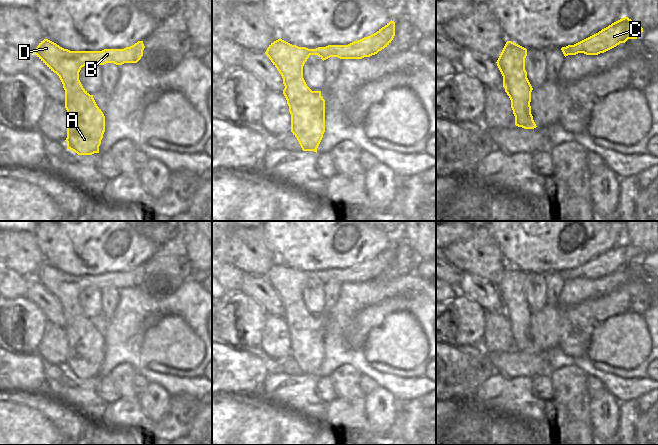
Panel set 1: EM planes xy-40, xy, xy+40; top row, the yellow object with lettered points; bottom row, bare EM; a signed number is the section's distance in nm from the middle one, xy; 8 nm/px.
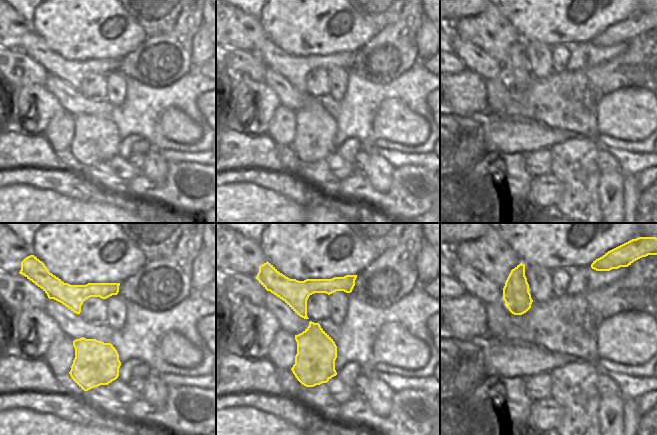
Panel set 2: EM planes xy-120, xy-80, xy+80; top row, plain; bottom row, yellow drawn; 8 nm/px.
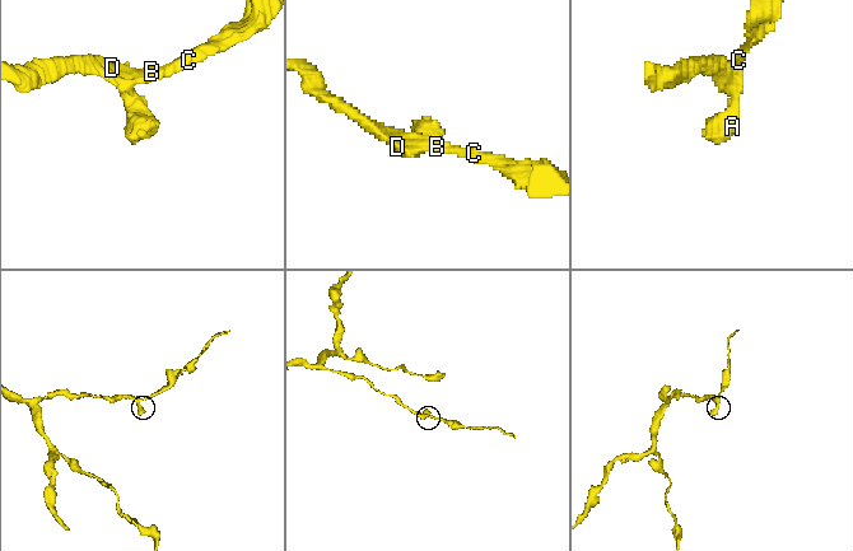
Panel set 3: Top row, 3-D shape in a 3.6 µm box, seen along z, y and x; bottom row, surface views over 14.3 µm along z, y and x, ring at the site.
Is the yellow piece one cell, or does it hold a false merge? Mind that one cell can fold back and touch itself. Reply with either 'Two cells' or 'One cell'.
One cell

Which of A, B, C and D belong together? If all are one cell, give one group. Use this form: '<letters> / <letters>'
A B C D

